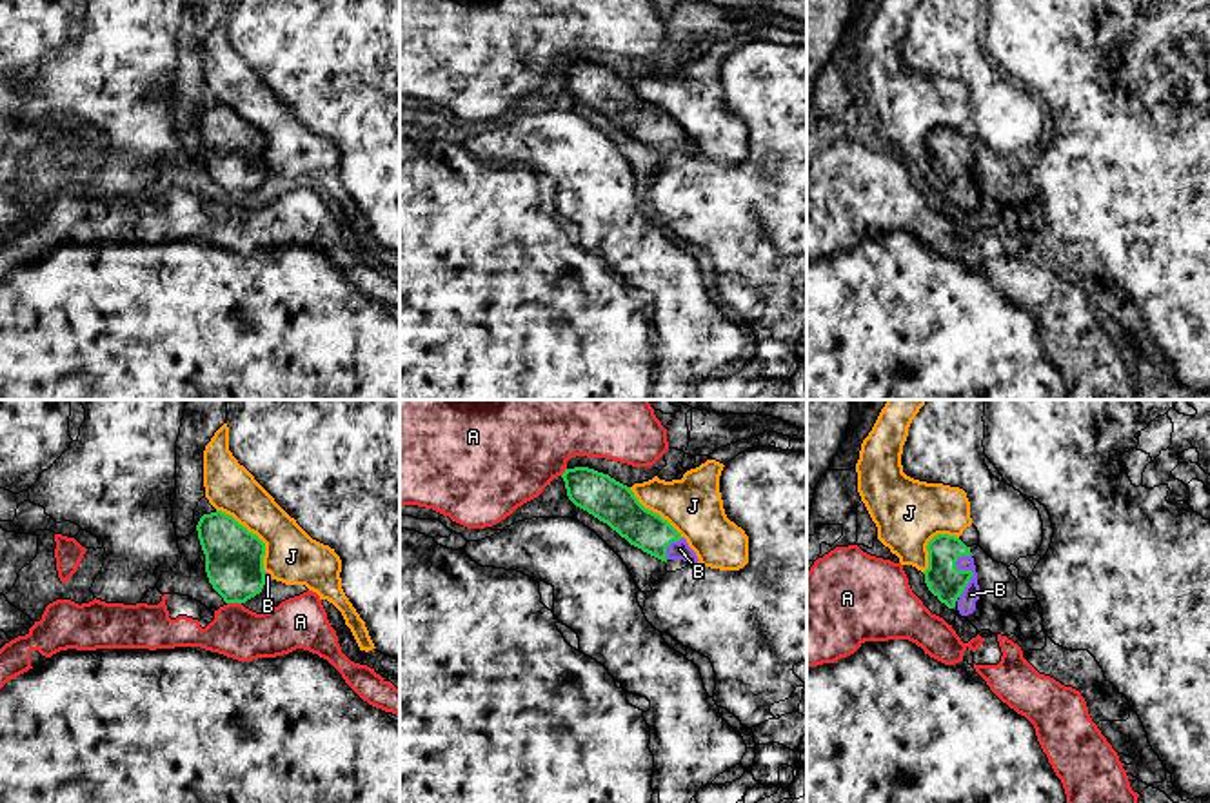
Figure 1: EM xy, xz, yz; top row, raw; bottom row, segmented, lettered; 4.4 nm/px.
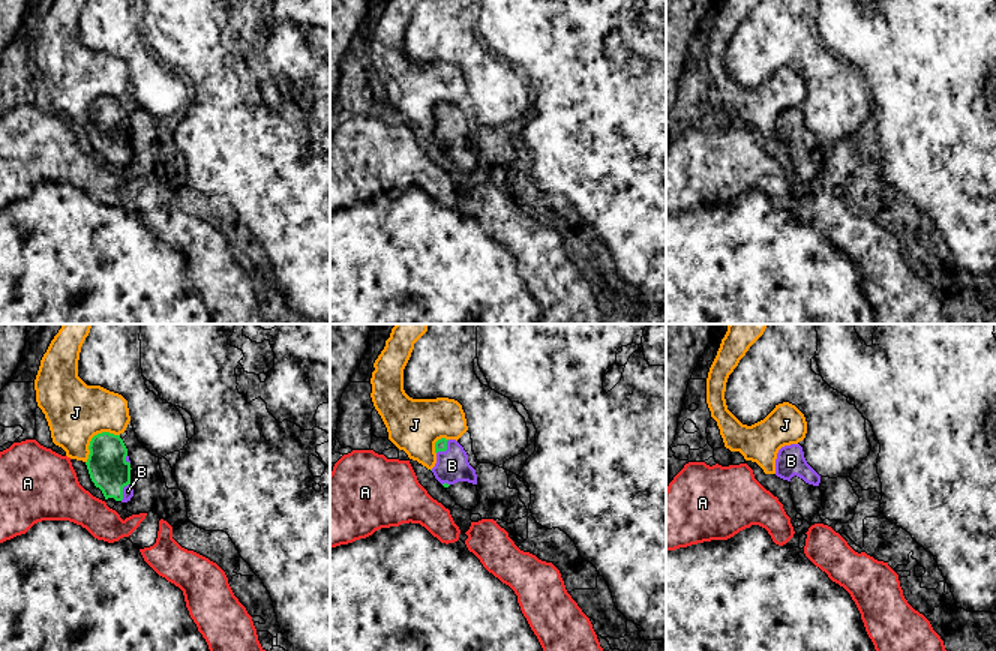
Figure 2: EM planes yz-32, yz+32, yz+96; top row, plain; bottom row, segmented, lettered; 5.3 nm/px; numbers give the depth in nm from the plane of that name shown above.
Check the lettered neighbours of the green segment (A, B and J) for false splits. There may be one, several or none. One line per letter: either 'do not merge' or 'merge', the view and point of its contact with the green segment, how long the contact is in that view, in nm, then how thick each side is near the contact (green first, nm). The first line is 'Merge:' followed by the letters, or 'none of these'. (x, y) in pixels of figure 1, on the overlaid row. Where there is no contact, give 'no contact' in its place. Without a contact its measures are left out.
Merge: B
A: do not merge | xy (235, 602) | 60 nm | 260/220 nm
B: merge | yz (967, 571) | 200 nm | 160/80 nm
J: do not merge | xy (255, 535) | 360 nm | 260/240 nm

